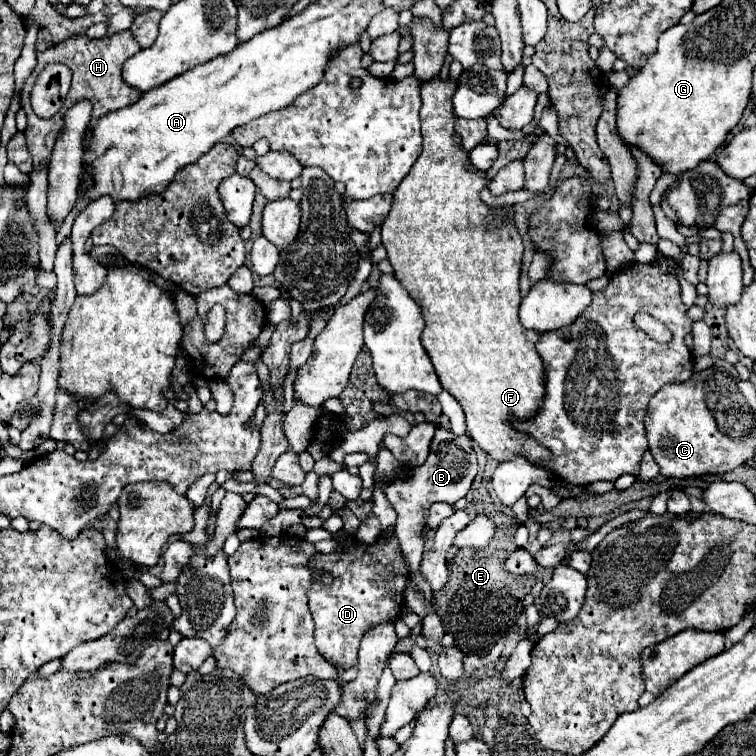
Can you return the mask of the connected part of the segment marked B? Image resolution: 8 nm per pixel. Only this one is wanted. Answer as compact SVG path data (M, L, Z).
M438 428L436 436L430 444L428 460L422 466L416 466L408 472L406 478L392 480L386 488L386 498L394 506L398 514L398 542L402 550L402 558L410 570L410 576L418 572L424 540L422 530L426 526L428 508L438 500L460 500L470 490L470 484L478 472L476 452L472 448L472 440L468 436L456 436L452 430Z

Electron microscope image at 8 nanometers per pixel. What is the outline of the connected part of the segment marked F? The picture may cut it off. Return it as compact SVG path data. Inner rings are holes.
M434 78L430 82L422 82L420 84L420 92L422 92L422 108L420 108L420 120L422 120L422 152L416 160L416 164L412 166L412 170L408 172L408 176L400 182L400 186L394 192L394 204L390 214L386 216L384 224L382 224L382 244L386 246L388 252L388 260L390 264L394 264L394 276L398 278L398 282L408 290L408 294L412 296L412 300L418 302L418 306L422 308L422 316L426 322L426 328L422 332L422 344L436 368L436 374L440 378L440 384L444 390L448 390L462 406L464 414L466 414L466 424L468 424L468 436L486 452L490 454L494 460L498 462L508 462L516 456L524 456L532 466L540 468L542 462L548 462L552 458L552 454L548 452L548 448L542 448L542 444L538 440L532 440L532 436L524 436L524 432L516 430L512 426L512 420L524 422L530 420L532 416L536 416L542 400L544 400L544 362L540 360L540 354L536 352L536 342L540 340L540 332L536 330L528 330L520 324L518 320L518 306L520 306L520 266L522 266L522 254L524 254L524 244L522 238L518 234L518 230L514 228L512 220L496 220L492 218L492 214L488 212L488 208L478 200L478 190L482 190L488 180L484 178L484 172L478 172L470 166L468 160L468 152L464 152L454 140L454 112L452 112L452 94L456 90L456 82L454 80L440 80Z

